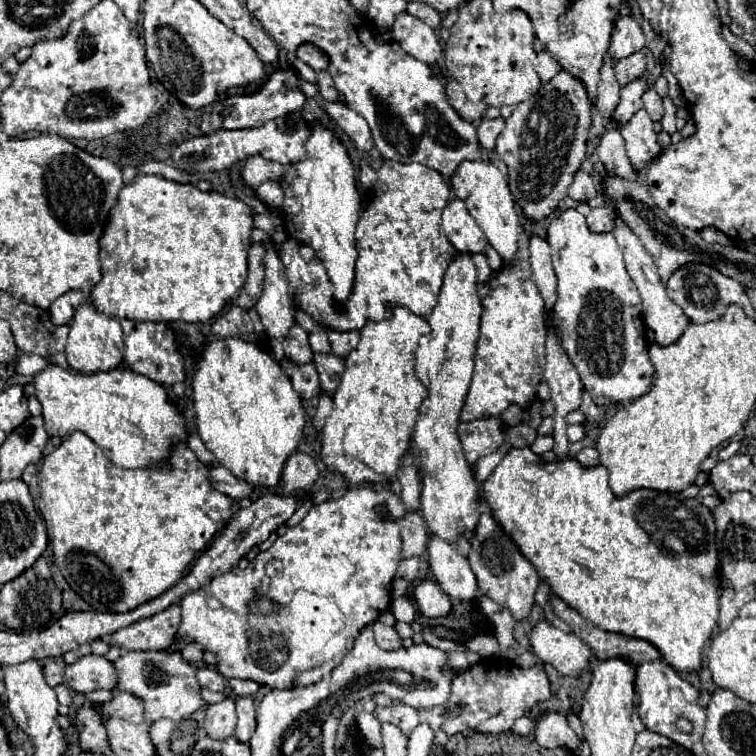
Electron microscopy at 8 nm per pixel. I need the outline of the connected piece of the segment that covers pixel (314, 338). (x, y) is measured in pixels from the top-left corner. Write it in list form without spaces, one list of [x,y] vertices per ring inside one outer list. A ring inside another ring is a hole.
[[[318,331],[314,335],[310,335],[310,347],[312,347],[312,353],[330,353],[330,341],[326,337],[324,331]]]

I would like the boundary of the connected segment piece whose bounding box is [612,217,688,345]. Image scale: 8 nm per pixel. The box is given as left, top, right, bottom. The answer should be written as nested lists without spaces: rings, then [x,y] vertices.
[[[616,217],[616,227],[614,227],[614,237],[616,237],[616,243],[618,247],[622,249],[624,253],[624,263],[626,263],[626,271],[628,275],[632,275],[632,281],[636,283],[636,289],[638,289],[638,295],[640,295],[640,303],[642,303],[642,317],[644,317],[644,323],[648,329],[654,331],[656,335],[656,343],[658,345],[670,345],[674,343],[680,333],[684,331],[684,327],[688,325],[688,319],[684,317],[682,309],[672,303],[664,291],[664,285],[660,283],[658,279],[658,273],[656,273],[656,267],[654,267],[654,261],[652,257],[648,255],[648,251],[644,249],[644,245],[640,243],[638,235],[632,233],[618,217]]]

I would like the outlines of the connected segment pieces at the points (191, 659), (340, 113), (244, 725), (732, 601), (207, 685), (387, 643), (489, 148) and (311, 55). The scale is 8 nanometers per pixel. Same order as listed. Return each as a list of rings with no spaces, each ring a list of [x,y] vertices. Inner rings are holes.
[[[186,643],[184,645],[184,649],[182,649],[182,657],[184,657],[184,661],[188,661],[188,663],[200,663],[202,661],[202,657],[204,657],[204,645],[200,645],[200,643]]]
[[[328,103],[326,105],[326,113],[332,117],[332,121],[358,145],[358,149],[368,151],[372,147],[372,137],[370,137],[370,129],[366,125],[366,121],[354,113],[352,109],[348,109],[344,103]]]
[[[244,697],[236,701],[236,715],[238,715],[238,725],[236,725],[236,739],[240,739],[240,743],[248,743],[254,729],[256,729],[256,707],[252,703],[252,699]]]
[[[722,587],[720,589],[720,599],[718,599],[718,627],[726,629],[740,613],[740,609],[754,599],[754,587],[744,587],[740,591],[732,591],[732,587]]]
[[[200,667],[196,671],[196,677],[198,677],[198,683],[202,689],[210,689],[210,691],[224,691],[226,687],[226,679],[220,677],[220,673],[212,667]]]
[[[374,623],[374,631],[376,631],[376,643],[386,649],[386,651],[392,651],[392,649],[398,649],[400,647],[400,637],[396,635],[396,629],[394,627],[388,627],[388,625],[382,625],[382,623]]]
[[[482,119],[478,125],[478,143],[480,149],[486,153],[494,153],[496,147],[496,137],[500,135],[500,131],[504,129],[504,119]]]
[[[310,43],[300,45],[298,51],[296,51],[296,57],[298,57],[302,63],[306,63],[308,67],[312,67],[316,73],[328,67],[328,57],[326,57],[318,47],[314,47],[314,45],[310,45]]]

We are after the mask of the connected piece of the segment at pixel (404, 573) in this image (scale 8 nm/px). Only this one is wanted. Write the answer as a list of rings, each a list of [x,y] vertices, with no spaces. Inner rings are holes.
[[[408,557],[408,559],[402,559],[400,561],[400,567],[398,567],[398,577],[406,579],[406,581],[412,581],[418,573],[418,565],[420,565],[420,559],[418,557]]]

